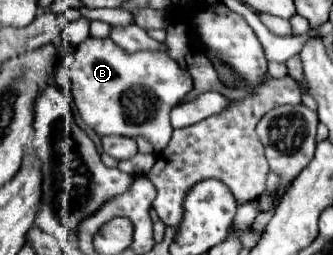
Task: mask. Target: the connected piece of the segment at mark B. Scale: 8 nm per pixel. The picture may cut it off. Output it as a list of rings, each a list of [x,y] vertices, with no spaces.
[[[87,38],[77,46],[75,60],[69,68],[72,93],[65,94],[75,102],[83,122],[99,136],[117,134],[127,138],[143,136],[161,152],[171,139],[171,110],[193,90],[193,78],[173,58],[163,52],[125,52],[111,38]]]

